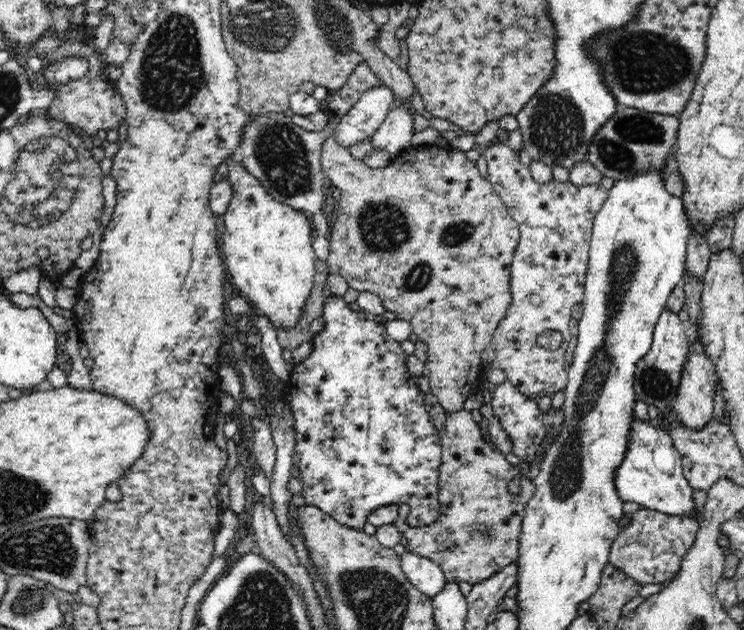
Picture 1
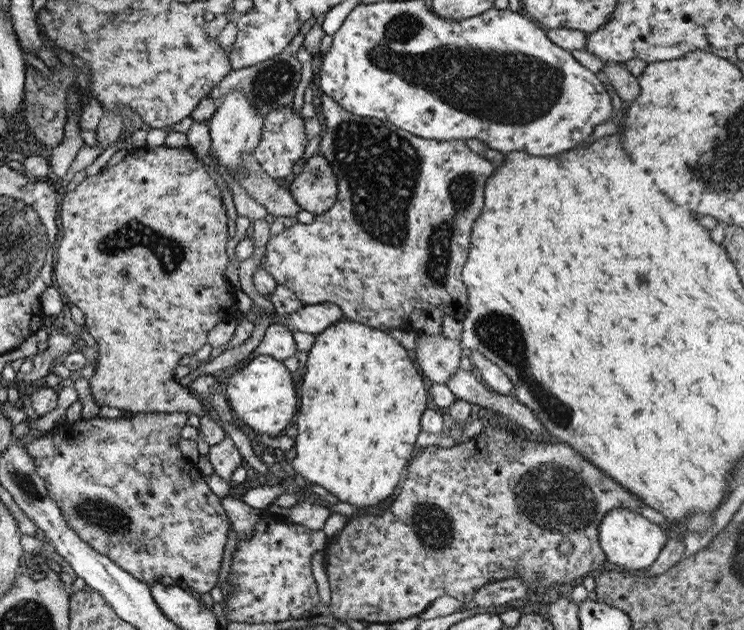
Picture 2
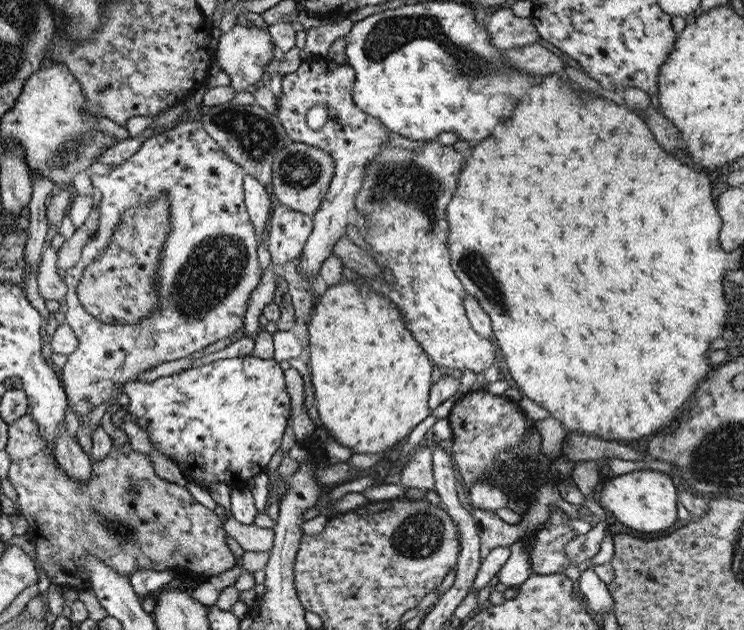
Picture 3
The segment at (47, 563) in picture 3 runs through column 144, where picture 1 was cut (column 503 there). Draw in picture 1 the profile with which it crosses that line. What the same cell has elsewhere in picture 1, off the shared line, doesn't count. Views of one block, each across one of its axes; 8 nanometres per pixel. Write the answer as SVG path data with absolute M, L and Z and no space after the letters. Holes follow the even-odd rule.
M462 409L449 413L446 425L439 430L442 463L438 475L437 500L440 504L440 516L428 526L413 527L407 523L409 507L400 504L396 518L398 530L408 540L409 551L438 564L448 583L468 582L475 585L517 562L518 534L522 516L535 494L534 484L523 476L522 468L509 456L502 454L492 443L485 442L482 430L482 426L474 422L471 411ZM514 476L522 476L518 494L511 494L509 490Z

